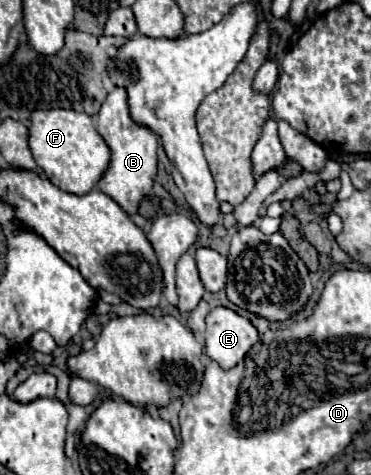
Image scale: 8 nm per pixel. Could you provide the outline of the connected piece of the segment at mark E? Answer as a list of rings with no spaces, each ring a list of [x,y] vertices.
[[[215,308],[207,316],[205,354],[229,370],[243,360],[249,348],[259,340],[249,320],[229,308]]]

